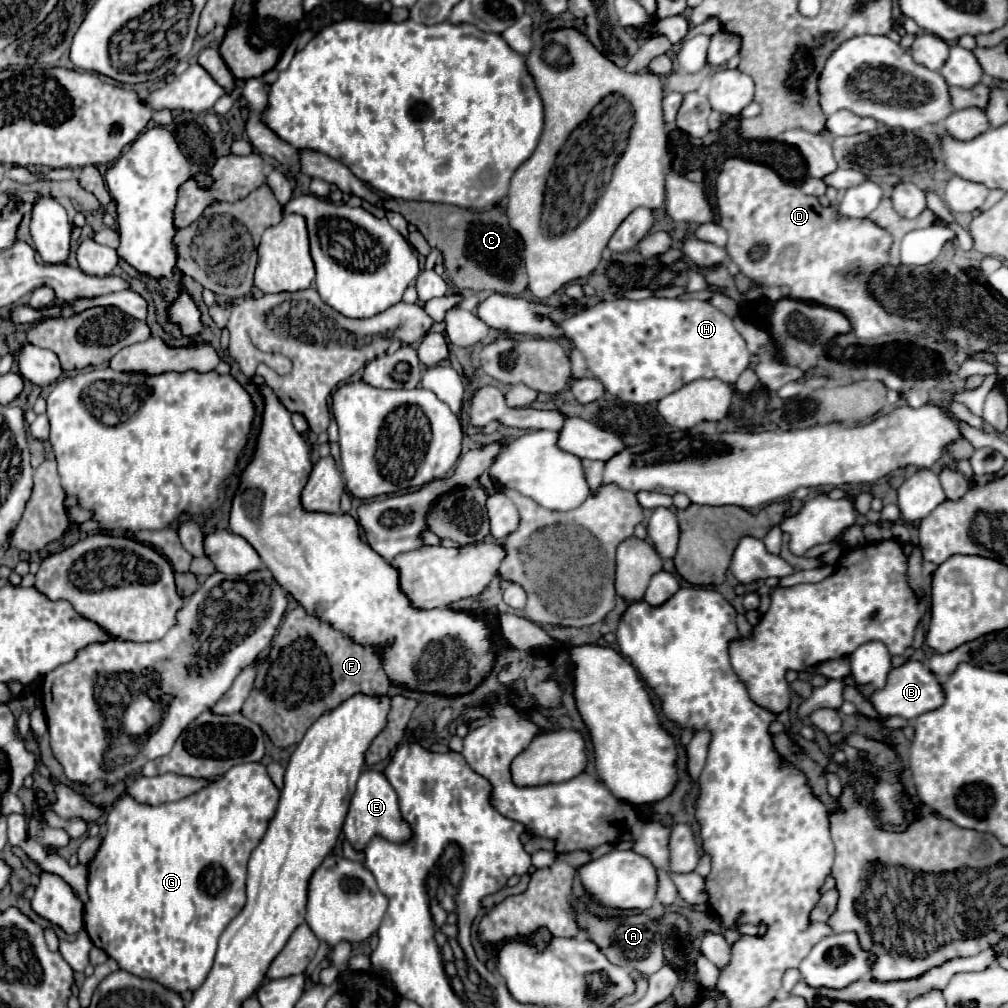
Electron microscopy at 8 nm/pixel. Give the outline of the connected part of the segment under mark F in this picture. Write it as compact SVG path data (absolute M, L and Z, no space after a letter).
M301 606L287 612L271 650L257 670L253 690L245 700L241 714L253 720L269 740L287 748L297 744L317 716L331 712L355 694L385 696L389 680L381 670L381 658L373 648L353 644L329 624L309 616Z

